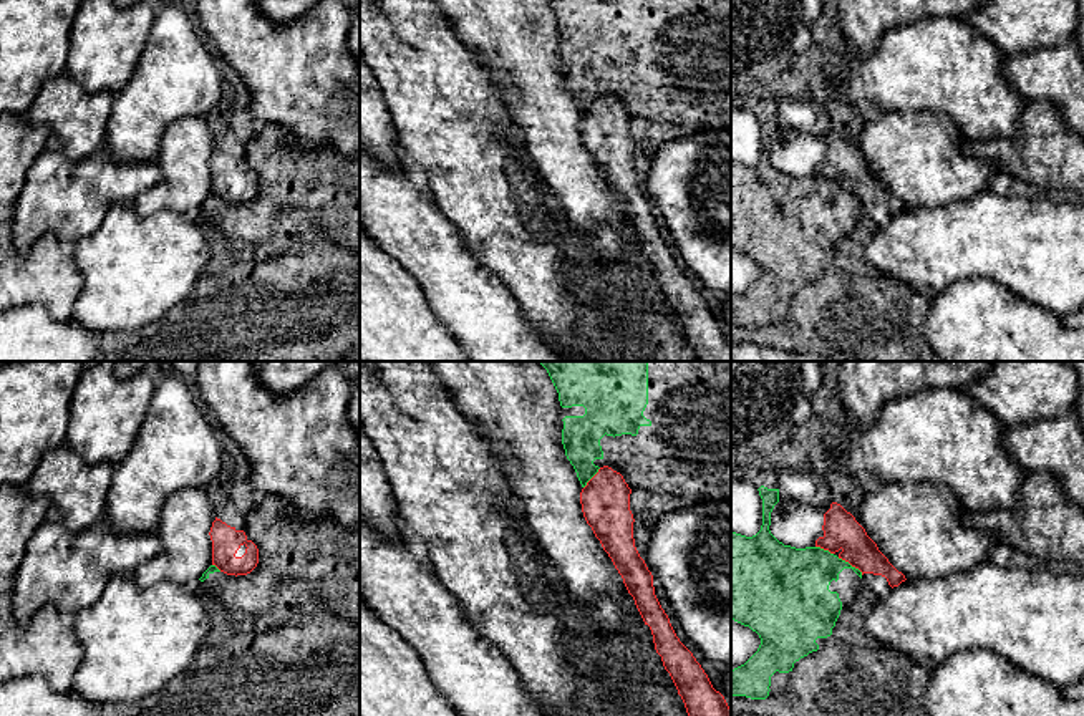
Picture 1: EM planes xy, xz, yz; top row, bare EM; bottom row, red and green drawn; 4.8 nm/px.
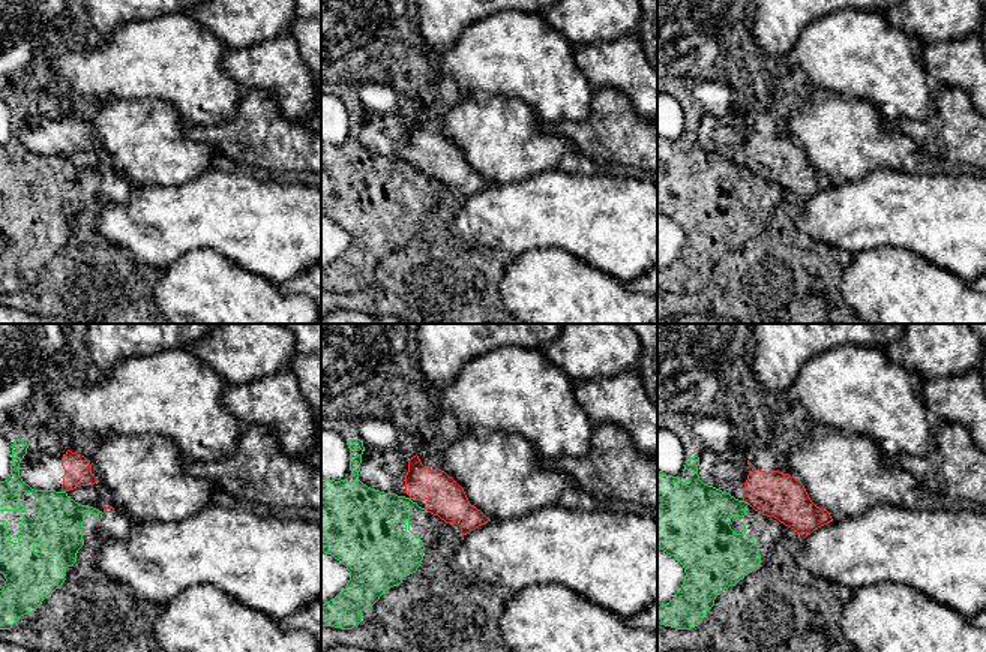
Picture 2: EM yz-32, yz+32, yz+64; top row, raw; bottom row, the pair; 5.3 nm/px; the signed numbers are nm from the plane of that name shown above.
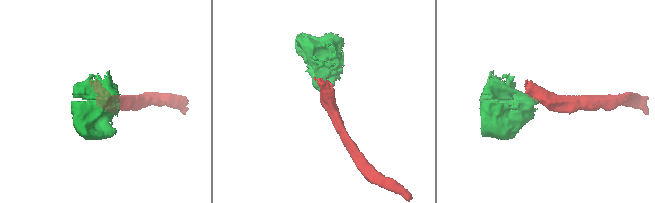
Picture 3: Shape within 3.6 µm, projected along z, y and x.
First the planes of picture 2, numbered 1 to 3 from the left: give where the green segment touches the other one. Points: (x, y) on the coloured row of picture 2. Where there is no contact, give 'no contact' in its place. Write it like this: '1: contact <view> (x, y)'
1: contact yz-32 (63, 490)
2: contact yz+32 (426, 510)
3: contact yz+64 (746, 501)

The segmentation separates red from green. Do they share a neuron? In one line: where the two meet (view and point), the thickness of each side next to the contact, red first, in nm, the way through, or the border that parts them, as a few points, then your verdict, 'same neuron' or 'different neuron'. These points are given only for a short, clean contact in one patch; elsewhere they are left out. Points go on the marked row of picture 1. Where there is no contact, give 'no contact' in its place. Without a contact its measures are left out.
contact yz (851, 564); calibres 180 and 280 nm; border yz (837, 557), (862, 574); different neuron

